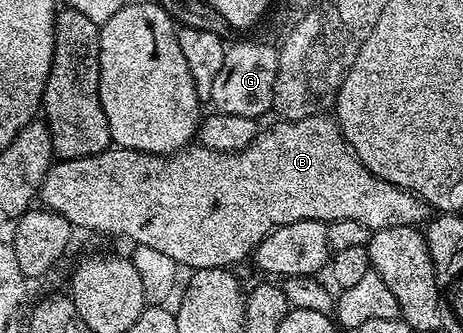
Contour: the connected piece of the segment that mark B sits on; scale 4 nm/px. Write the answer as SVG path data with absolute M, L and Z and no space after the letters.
M319 112L312 114L308 118L294 119L292 121L277 121L277 126L272 126L269 130L261 129L255 140L241 150L239 154L230 152L218 152L199 144L189 145L187 148L176 151L175 154L144 154L140 150L121 150L119 148L109 148L101 154L86 156L85 158L75 158L74 160L56 160L49 168L48 174L42 180L38 202L45 210L53 210L66 220L74 228L80 226L84 230L94 230L98 234L113 234L114 237L129 238L136 246L155 248L157 252L163 252L165 256L170 256L170 260L176 262L177 267L188 266L189 271L205 270L206 268L225 268L235 267L235 262L240 262L244 257L251 255L256 249L256 245L263 240L267 234L274 232L279 226L294 224L298 220L318 220L319 222L333 222L334 220L354 220L358 224L366 224L369 232L381 230L382 228L402 228L403 226L423 227L430 218L430 207L417 196L411 194L409 190L404 190L400 186L390 184L378 176L374 176L363 166L352 147L344 141L344 134L337 126L335 117L327 113Z

